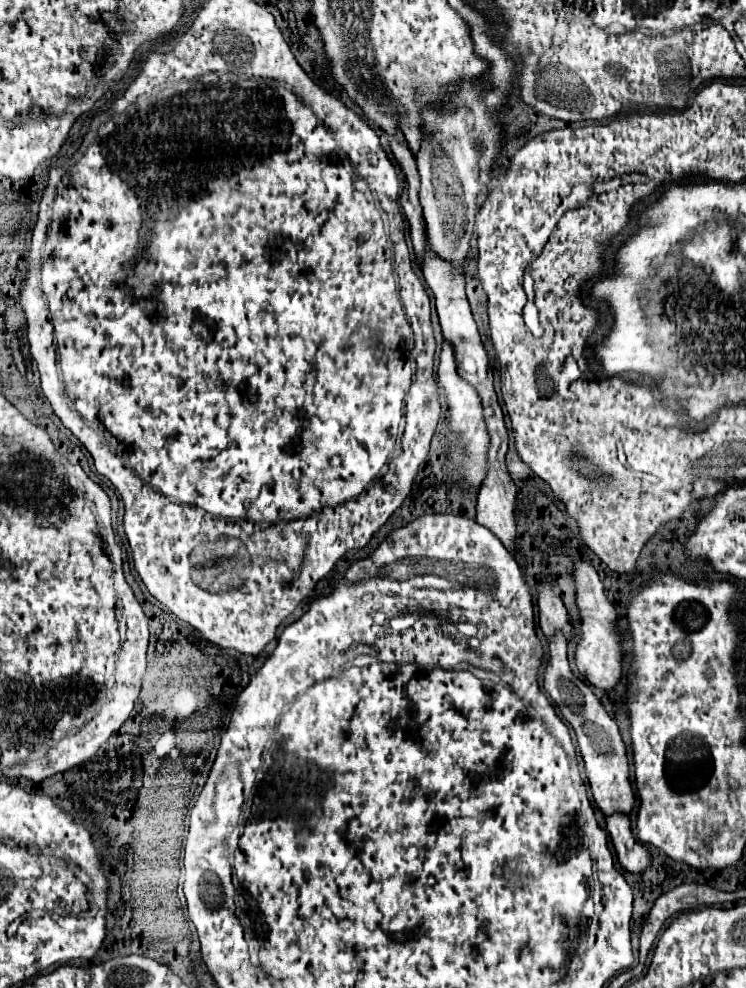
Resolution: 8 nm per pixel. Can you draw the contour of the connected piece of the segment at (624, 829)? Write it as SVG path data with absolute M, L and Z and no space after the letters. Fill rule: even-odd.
M624 814L608 816L606 818L606 830L612 838L618 862L626 872L640 874L652 866L650 850L634 838L632 828L630 828L630 820Z

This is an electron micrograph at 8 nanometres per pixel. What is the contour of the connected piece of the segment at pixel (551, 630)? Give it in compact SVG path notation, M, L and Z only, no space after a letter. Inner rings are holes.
M540 582L538 584L538 624L544 632L546 638L552 638L556 632L562 632L566 640L570 640L574 636L574 628L572 622L568 618L568 610L562 604L562 600L552 592L548 582Z

